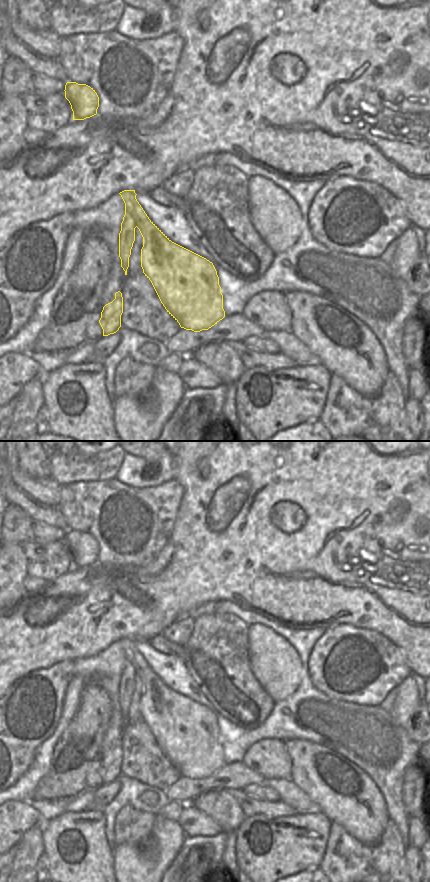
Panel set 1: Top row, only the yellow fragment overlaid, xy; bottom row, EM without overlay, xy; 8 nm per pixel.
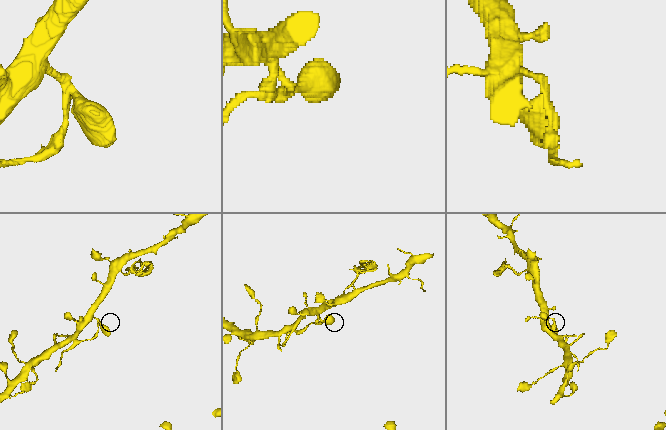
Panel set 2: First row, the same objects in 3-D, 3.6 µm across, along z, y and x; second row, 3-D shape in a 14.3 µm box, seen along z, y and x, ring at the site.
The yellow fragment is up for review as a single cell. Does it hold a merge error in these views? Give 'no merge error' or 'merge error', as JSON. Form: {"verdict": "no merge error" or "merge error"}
{"verdict": "no merge error"}

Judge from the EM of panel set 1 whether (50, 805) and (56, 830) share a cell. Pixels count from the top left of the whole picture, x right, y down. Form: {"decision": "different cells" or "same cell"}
{"decision": "different cells"}

